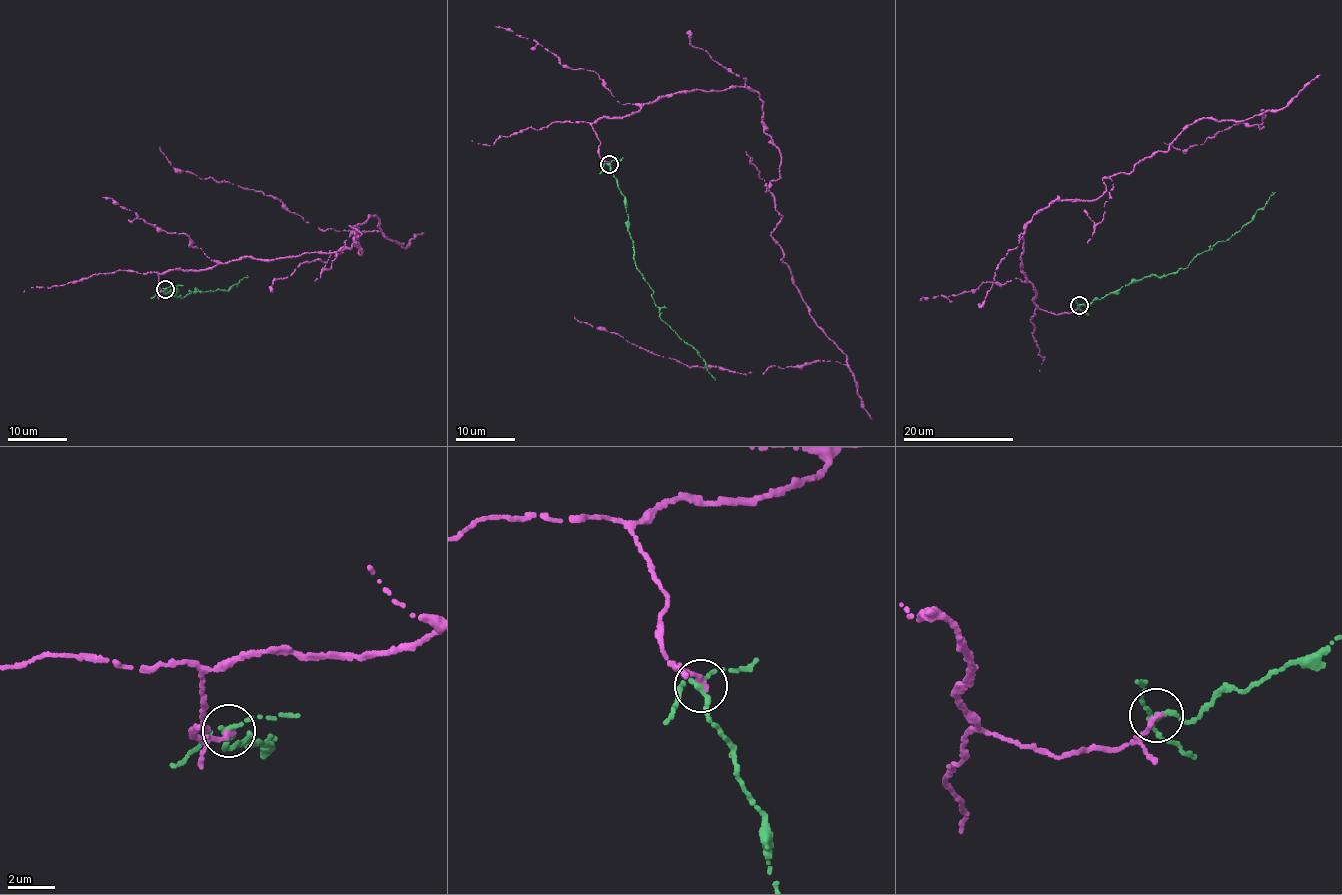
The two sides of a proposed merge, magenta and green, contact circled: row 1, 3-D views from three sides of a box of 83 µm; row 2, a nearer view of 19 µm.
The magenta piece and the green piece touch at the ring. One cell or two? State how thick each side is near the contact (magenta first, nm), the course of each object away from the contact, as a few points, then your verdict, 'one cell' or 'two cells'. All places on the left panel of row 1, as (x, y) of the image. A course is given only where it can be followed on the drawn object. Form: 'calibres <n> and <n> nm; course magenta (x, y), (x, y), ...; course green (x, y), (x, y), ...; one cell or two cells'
calibres 280 and 200 nm; course magenta (165, 288), (172, 270), (356, 238), (361, 255), (349, 226), (372, 215), (403, 244), (324, 231), (159, 147); course green (165, 288), (166, 294), (178, 289), (174, 296), (182, 298), (196, 287), (201, 292), (226, 291), (248, 277); one cell

